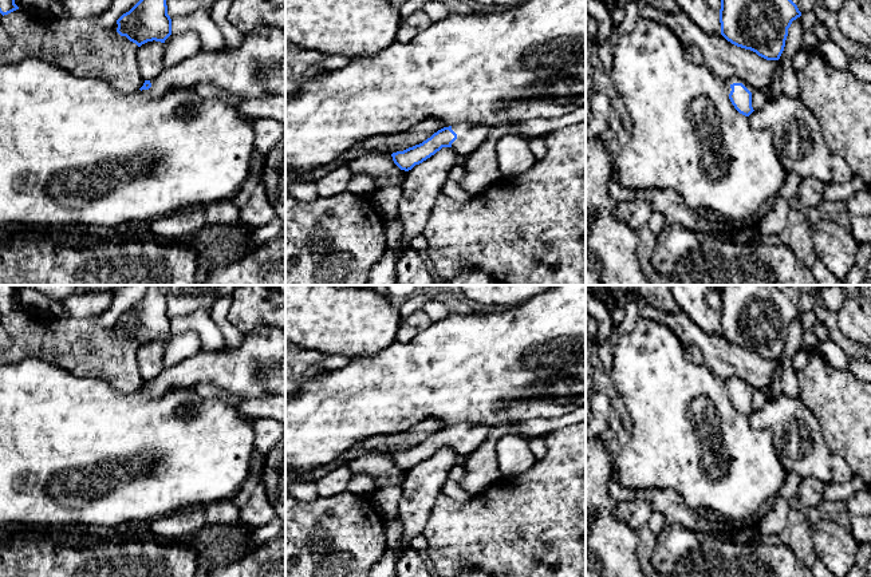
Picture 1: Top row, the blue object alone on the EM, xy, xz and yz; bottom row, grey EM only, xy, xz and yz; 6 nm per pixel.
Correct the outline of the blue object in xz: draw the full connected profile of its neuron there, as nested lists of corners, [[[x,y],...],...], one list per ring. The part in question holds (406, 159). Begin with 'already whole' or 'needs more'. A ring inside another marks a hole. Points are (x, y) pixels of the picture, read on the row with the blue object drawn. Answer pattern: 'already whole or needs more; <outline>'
needs more; [[[457,123],[444,127],[419,145],[393,153],[394,163],[405,171],[422,163],[442,147],[452,147],[460,155],[470,155],[488,138],[494,126]]]

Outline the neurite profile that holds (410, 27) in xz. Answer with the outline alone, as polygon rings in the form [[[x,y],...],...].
[[[417,11],[411,16],[402,19],[395,40],[399,43],[407,43],[419,32],[430,27],[431,23],[431,19],[423,11]]]

